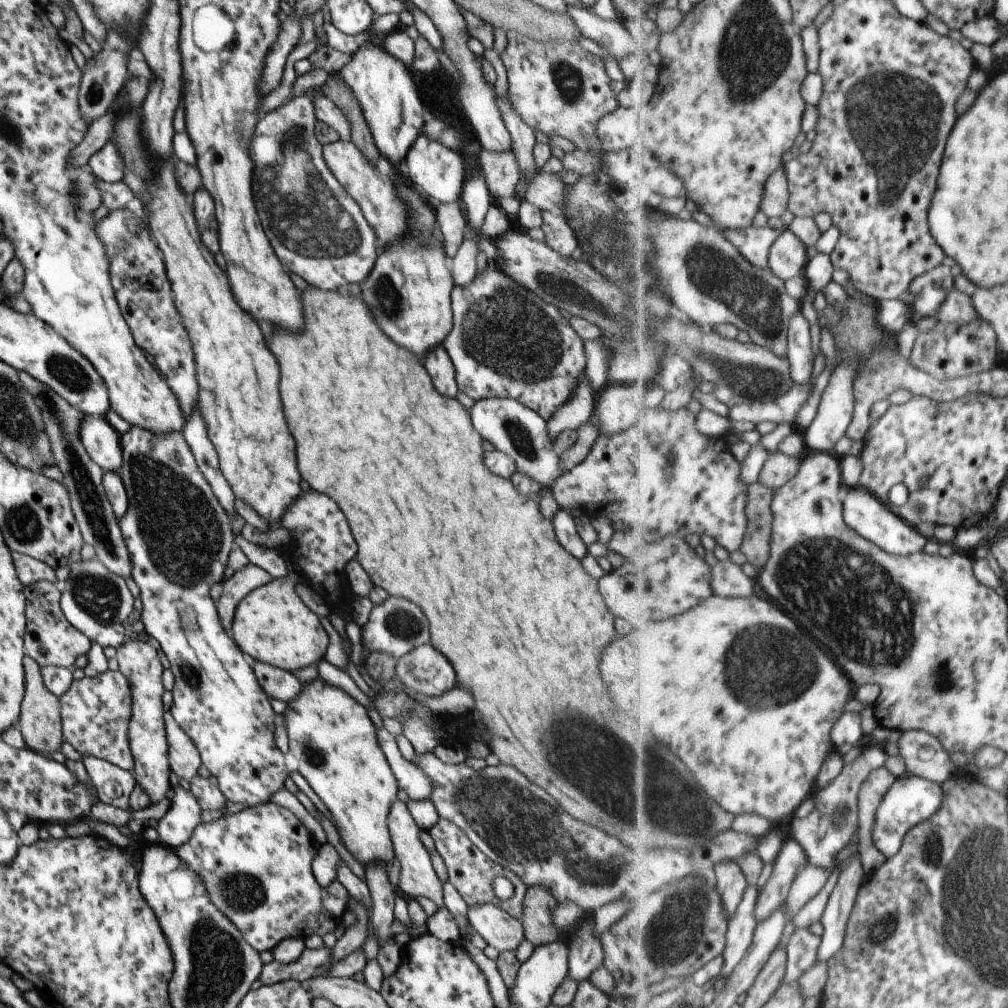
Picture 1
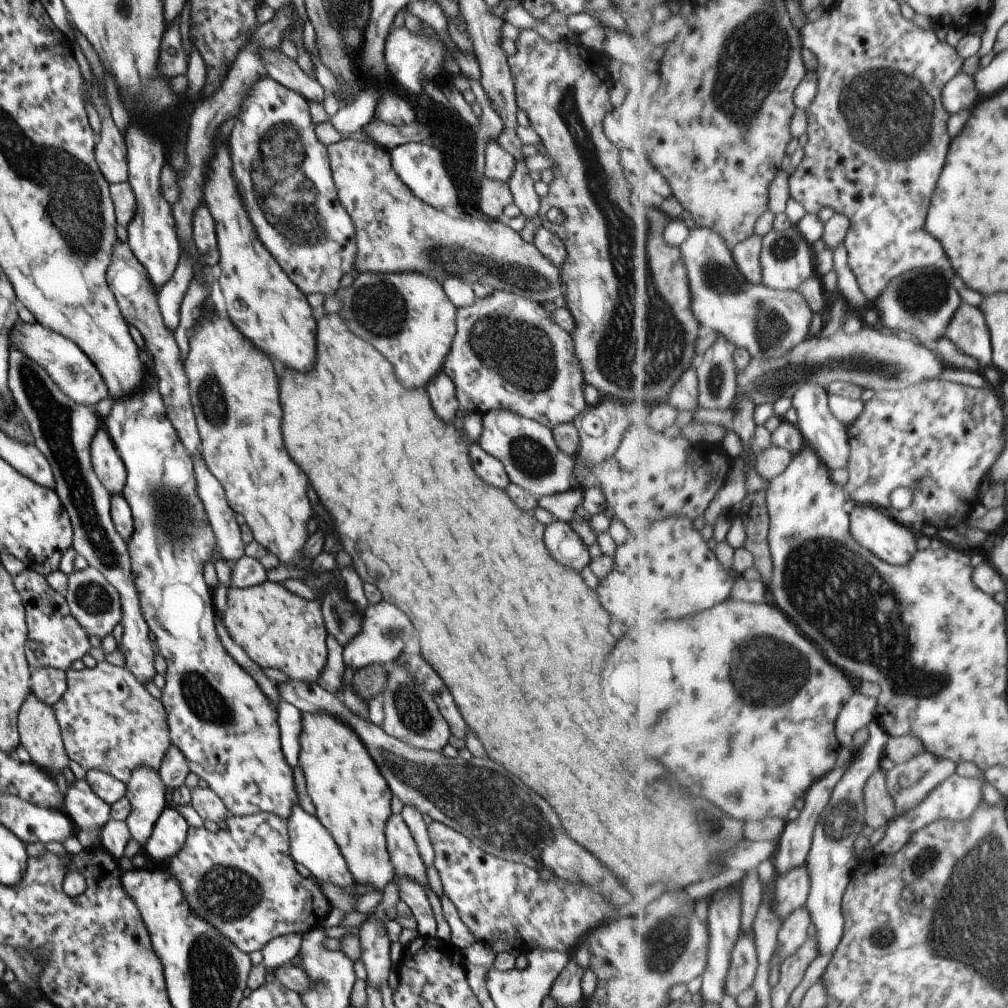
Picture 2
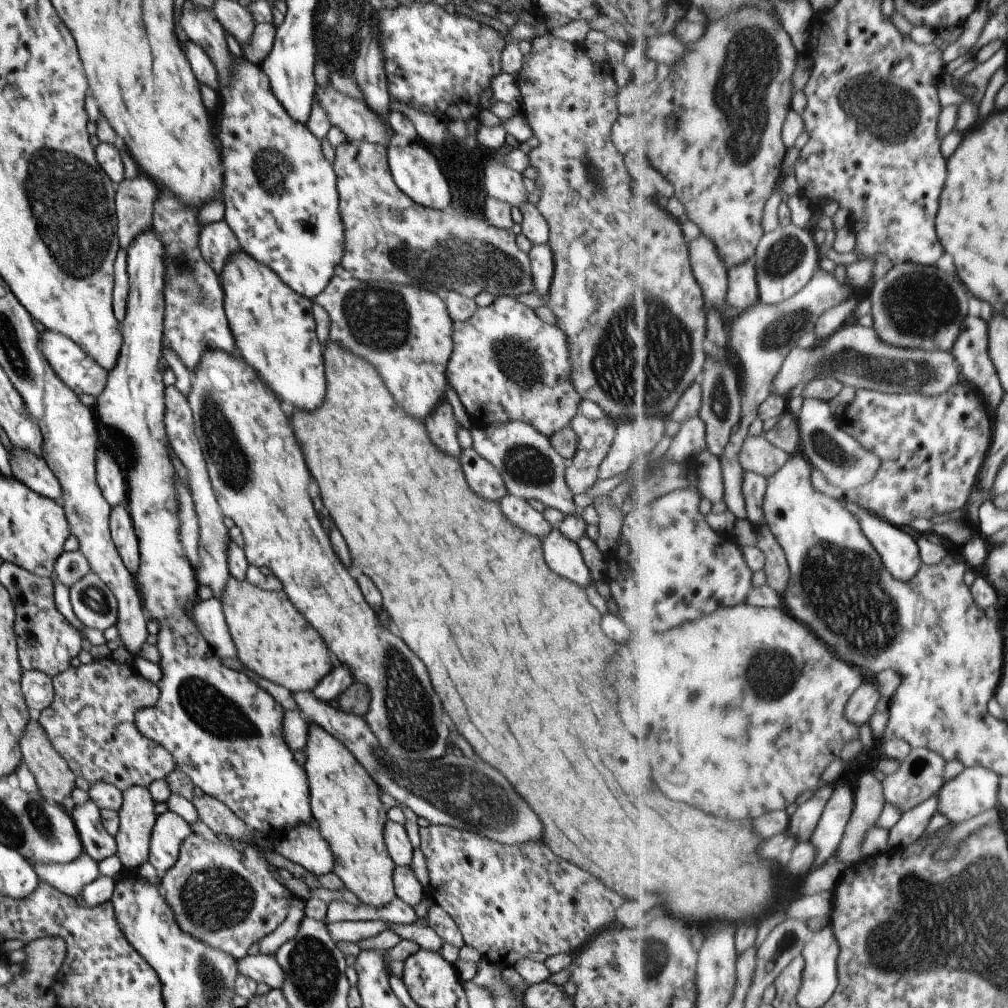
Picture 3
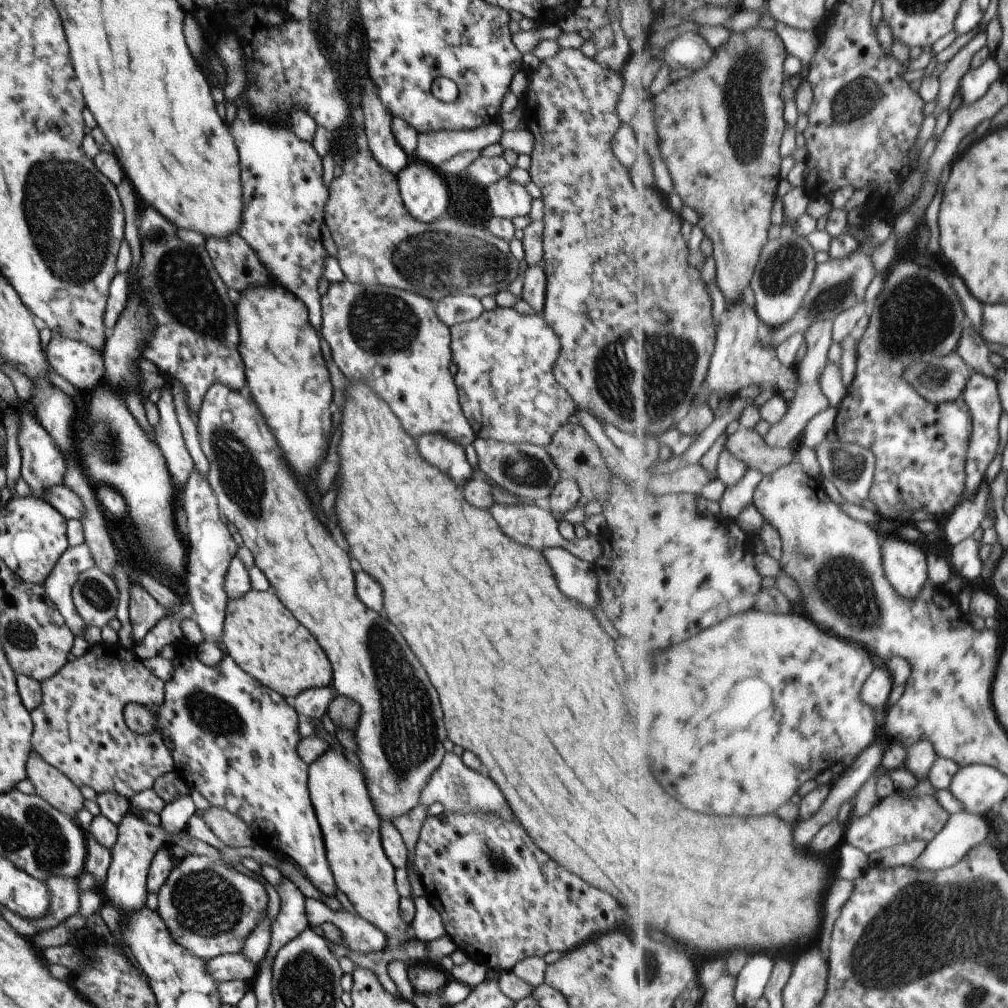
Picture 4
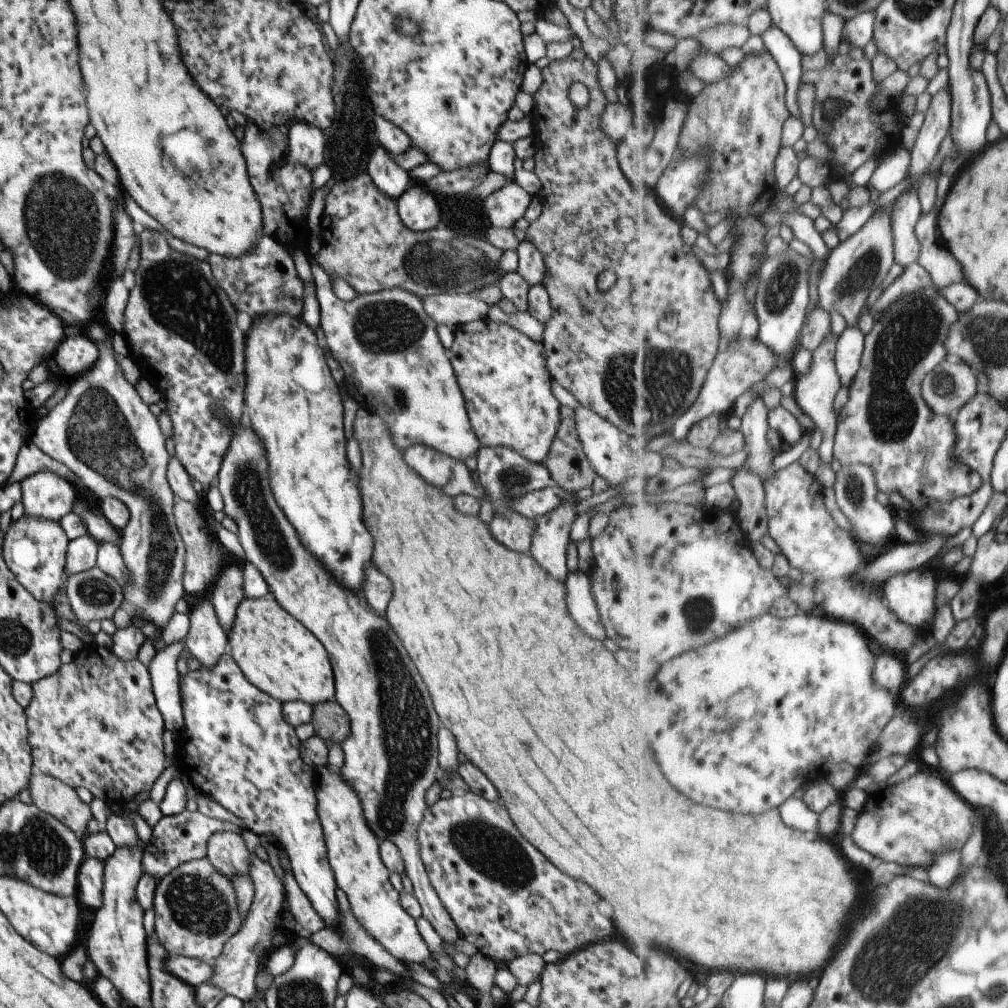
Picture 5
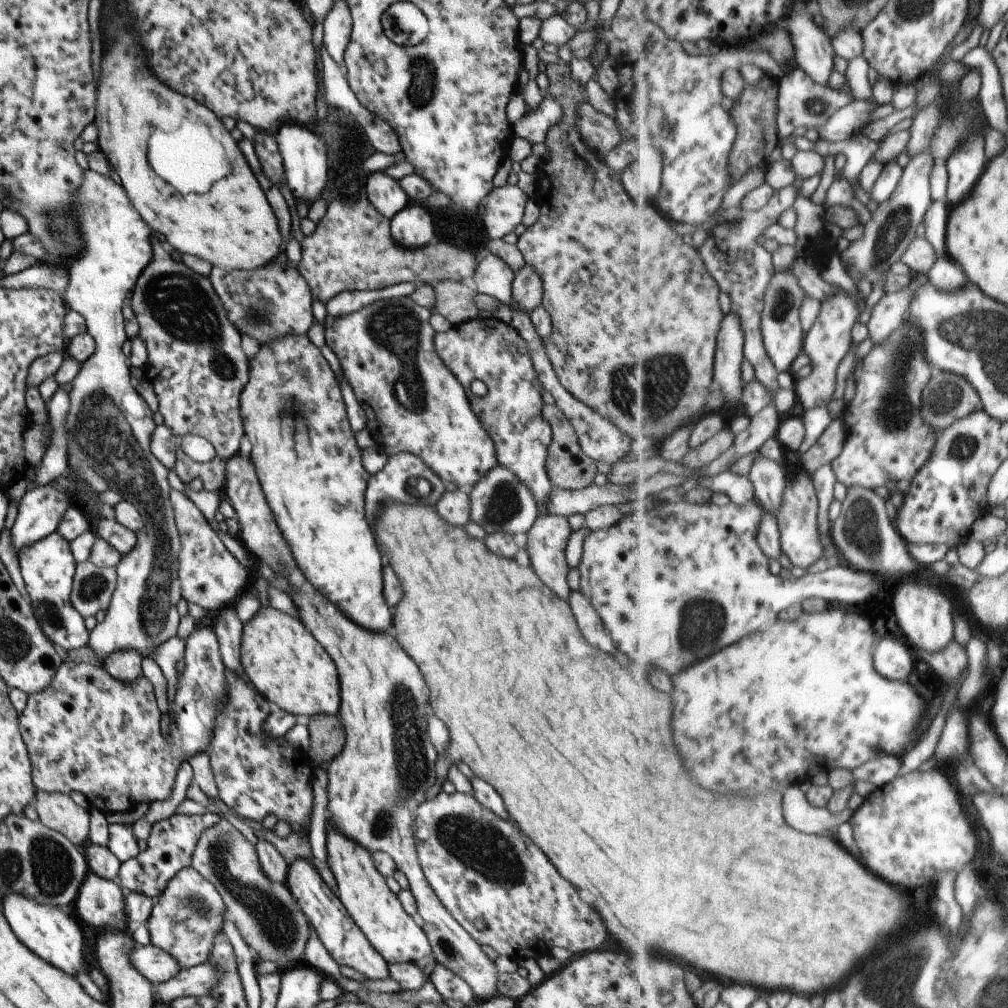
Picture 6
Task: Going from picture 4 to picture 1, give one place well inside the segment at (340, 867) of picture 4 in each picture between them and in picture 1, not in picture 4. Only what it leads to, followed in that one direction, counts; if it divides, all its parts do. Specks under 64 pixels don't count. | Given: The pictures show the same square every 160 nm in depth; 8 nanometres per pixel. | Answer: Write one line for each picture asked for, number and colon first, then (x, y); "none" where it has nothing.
1: (334, 742)
2: (351, 798)
3: (343, 798)

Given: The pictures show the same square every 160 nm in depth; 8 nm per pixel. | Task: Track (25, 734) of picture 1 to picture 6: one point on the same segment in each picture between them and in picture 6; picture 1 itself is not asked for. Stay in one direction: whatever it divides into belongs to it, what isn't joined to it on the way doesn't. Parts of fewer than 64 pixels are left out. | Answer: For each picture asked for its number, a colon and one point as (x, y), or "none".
2: (38, 732)
3: (54, 779)
4: (50, 785)
5: (50, 795)
6: (57, 811)

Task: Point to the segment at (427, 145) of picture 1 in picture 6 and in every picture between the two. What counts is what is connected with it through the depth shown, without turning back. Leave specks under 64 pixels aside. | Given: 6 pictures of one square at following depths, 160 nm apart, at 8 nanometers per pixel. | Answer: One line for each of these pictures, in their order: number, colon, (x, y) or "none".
2: (419, 166)
3: (413, 169)
4: (422, 191)
5: (416, 207)
6: (409, 227)

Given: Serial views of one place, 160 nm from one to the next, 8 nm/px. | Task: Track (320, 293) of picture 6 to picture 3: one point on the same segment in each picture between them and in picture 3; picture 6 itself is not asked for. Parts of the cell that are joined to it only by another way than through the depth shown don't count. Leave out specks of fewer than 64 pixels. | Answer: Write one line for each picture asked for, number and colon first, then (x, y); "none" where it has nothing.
3: (387, 237)
4: (375, 242)
5: (371, 248)

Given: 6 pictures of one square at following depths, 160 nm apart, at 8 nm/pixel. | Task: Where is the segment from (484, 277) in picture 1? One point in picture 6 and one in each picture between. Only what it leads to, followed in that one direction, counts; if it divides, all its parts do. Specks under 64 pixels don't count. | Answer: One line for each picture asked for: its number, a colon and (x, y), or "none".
2: (507, 352)
3: (506, 364)
4: (505, 389)
5: (501, 373)
6: (486, 349)

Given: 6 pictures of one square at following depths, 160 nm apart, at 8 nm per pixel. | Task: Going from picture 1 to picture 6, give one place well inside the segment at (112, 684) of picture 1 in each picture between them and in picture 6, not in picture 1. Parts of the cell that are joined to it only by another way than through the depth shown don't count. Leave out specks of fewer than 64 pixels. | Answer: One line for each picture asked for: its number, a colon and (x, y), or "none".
2: (107, 719)
3: (90, 722)
4: (78, 728)
5: (94, 723)
6: (86, 731)

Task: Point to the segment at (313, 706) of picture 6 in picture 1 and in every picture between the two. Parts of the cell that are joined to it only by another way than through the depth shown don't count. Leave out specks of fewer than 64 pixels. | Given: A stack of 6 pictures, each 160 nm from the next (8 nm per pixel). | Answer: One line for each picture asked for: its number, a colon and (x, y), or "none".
1: (271, 625)
2: (277, 629)
3: (271, 638)
4: (260, 635)
5: (278, 655)

